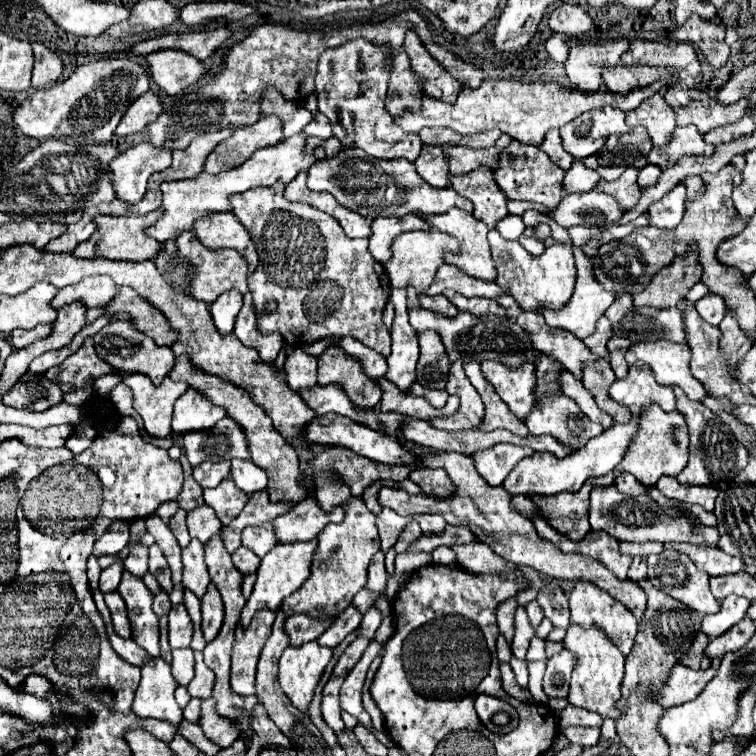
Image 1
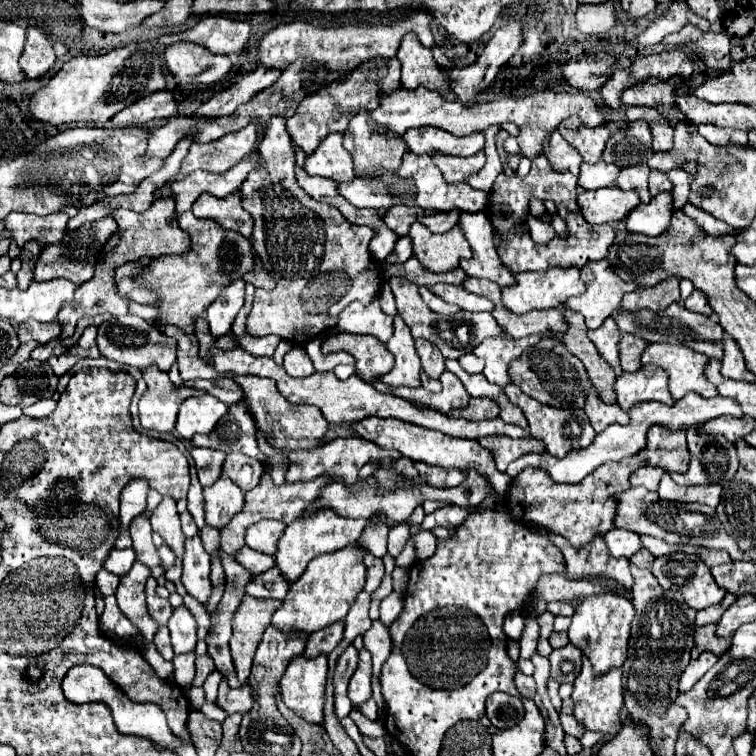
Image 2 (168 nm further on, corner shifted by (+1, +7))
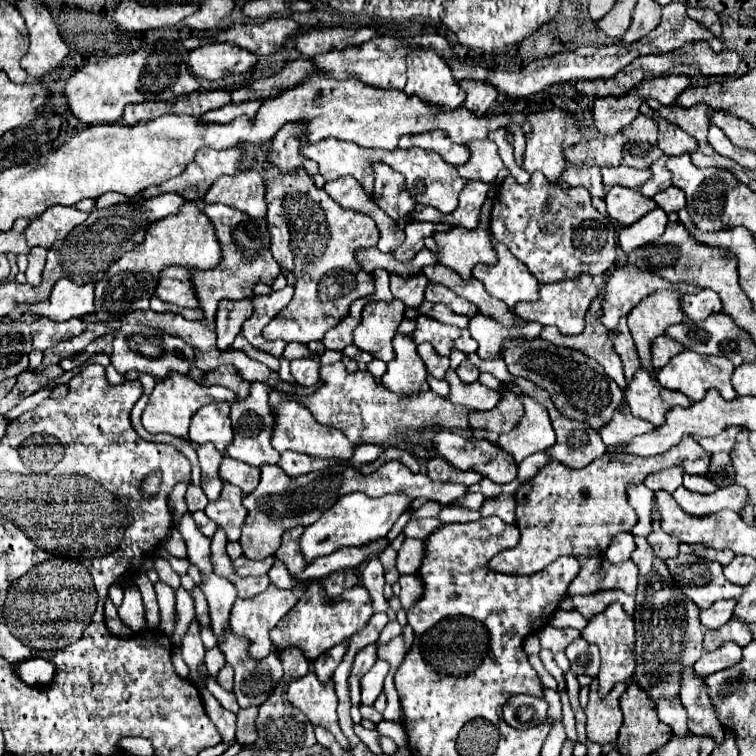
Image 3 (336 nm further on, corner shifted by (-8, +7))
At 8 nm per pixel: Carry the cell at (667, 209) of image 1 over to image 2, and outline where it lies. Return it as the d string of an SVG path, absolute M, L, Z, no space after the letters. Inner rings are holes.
M659 193L649 203L639 203L627 215L627 231L643 233L643 235L661 235L667 231L671 215L673 215L673 197L671 193Z

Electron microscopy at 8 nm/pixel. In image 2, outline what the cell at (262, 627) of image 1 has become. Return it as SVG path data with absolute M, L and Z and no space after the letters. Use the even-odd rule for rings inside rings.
M245 595L233 615L233 635L229 639L229 647L233 655L235 673L241 683L249 679L257 645L279 605L281 601L277 599L257 599Z

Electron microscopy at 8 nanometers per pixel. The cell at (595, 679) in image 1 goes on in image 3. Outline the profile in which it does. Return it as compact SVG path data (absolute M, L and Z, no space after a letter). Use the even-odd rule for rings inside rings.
M598 679L592 681L590 701L588 701L588 707L584 709L588 717L588 727L586 727L588 739L600 745L616 741L618 729L622 727L622 711L618 701L624 691L626 691L626 683L618 683L606 697L600 697Z

